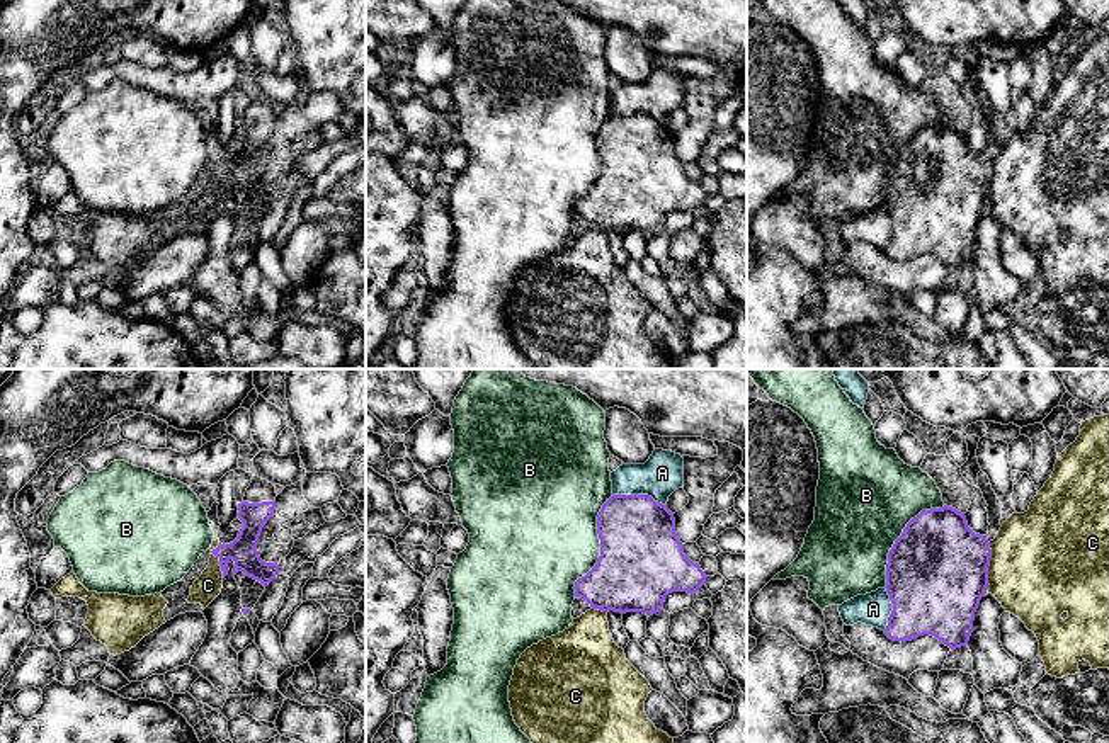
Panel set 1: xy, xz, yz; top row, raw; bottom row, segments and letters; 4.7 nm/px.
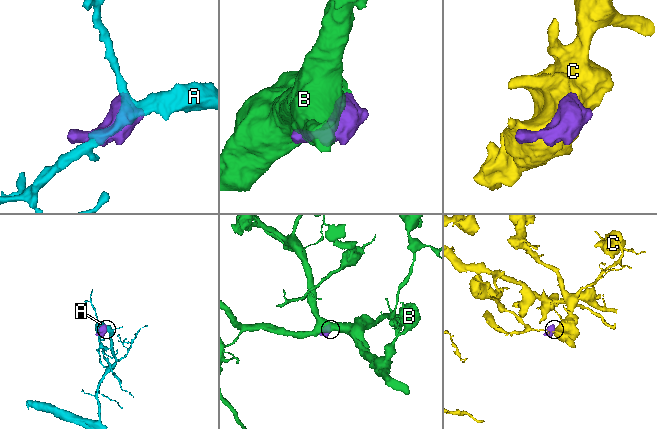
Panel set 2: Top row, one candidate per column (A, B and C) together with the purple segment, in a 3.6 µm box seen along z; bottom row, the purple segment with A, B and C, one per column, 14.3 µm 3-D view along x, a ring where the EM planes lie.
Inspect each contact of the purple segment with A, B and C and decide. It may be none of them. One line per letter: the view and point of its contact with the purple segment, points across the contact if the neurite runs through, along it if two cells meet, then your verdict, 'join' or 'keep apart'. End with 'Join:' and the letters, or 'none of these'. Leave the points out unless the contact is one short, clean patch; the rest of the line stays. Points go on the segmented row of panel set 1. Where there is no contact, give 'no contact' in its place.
A: meets purple in xz at (638, 495); keep apart
B: meets purple in xz at (601, 546); keep apart
C: meets purple in yz at (989, 565); border along yz (990, 543), (989, 585), (985, 590); keep apart
Join: none of these

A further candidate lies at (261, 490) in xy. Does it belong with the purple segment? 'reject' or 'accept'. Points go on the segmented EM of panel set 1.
accept

